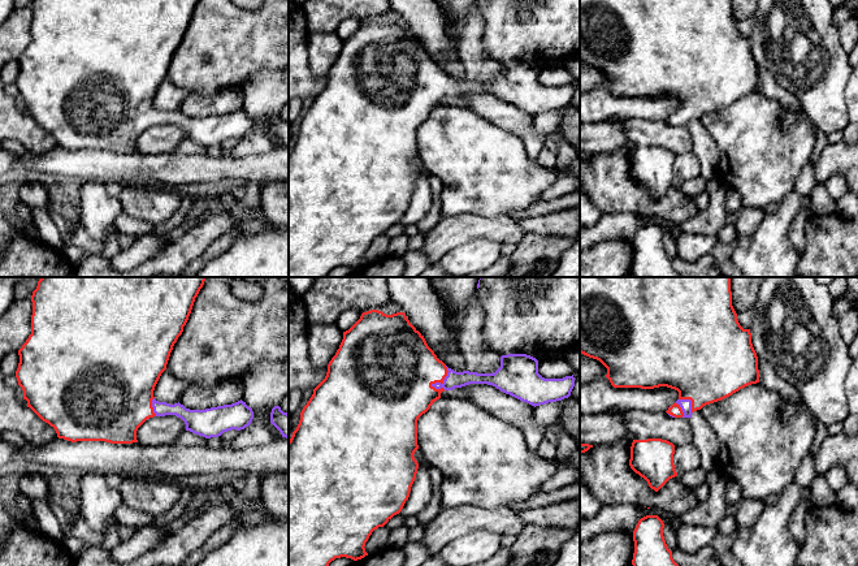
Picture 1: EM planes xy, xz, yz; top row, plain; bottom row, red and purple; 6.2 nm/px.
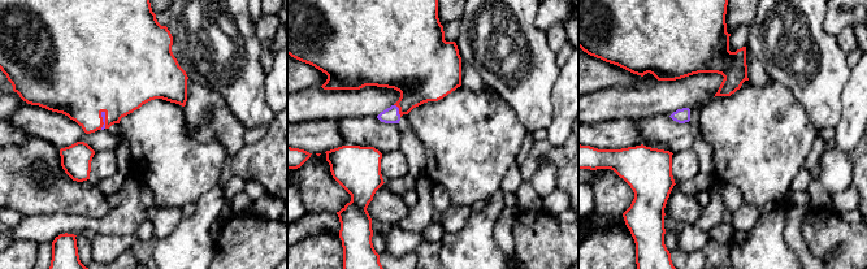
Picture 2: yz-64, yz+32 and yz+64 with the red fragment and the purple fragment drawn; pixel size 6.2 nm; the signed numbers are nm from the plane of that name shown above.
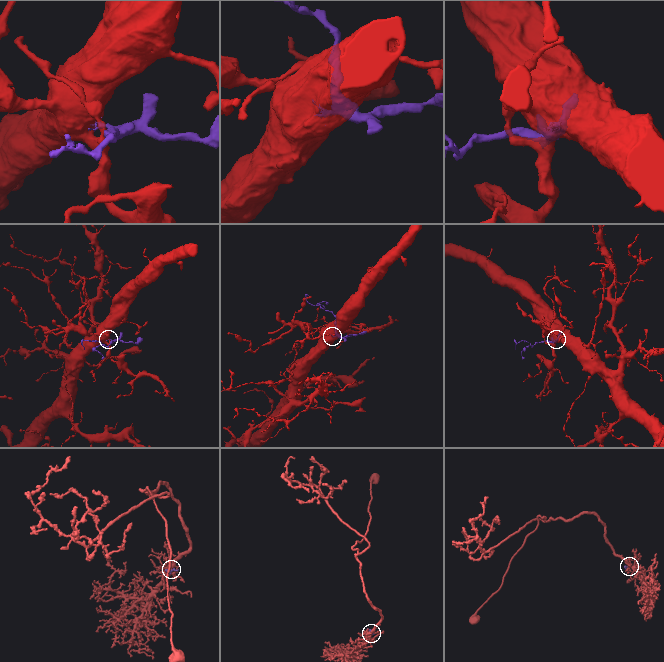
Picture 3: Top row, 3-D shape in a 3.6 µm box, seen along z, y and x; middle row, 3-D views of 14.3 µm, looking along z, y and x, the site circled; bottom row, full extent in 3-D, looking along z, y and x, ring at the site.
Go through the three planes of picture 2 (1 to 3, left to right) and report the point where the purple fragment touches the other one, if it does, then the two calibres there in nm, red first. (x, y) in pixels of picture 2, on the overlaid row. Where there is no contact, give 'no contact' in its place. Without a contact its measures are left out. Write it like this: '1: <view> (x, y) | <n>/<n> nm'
1: yz-64 (105, 120) | 420/30 nm
2: yz+32 (399, 111) | 320/100 nm
3: no contact

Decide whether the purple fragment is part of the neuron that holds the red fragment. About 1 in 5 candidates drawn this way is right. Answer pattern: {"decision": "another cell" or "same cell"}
{"decision": "same cell"}

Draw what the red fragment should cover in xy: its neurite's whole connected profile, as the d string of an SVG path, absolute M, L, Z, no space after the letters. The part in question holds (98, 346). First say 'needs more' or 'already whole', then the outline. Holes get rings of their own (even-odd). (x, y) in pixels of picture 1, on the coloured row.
needs more | M42 277L38 281L36 289L32 291L32 315L31 315L31 334L18 350L20 363L16 371L18 385L23 390L23 399L43 422L55 428L57 437L72 442L77 441L105 441L110 444L133 444L138 442L136 431L150 418L176 415L186 424L186 431L205 438L218 437L224 432L231 429L244 429L254 419L254 411L242 399L217 407L205 410L190 410L183 405L159 402L153 397L155 386L166 370L166 364L173 350L174 344L183 332L188 316L191 314L195 298L204 285L207 277Z

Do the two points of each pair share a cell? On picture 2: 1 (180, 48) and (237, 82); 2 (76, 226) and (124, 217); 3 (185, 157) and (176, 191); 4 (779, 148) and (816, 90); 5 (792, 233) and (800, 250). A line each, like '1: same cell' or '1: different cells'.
1: same cell
2: same cell
3: same cell
4: different cells
5: same cell

